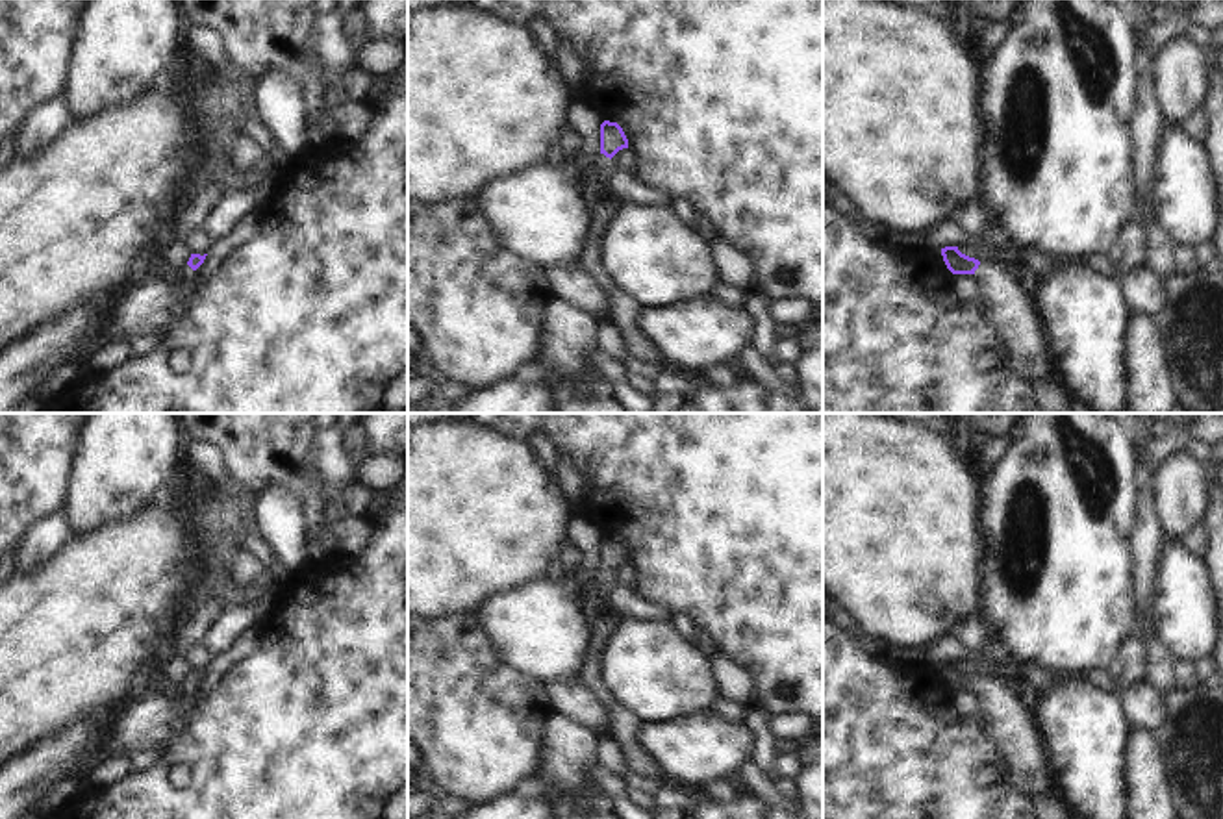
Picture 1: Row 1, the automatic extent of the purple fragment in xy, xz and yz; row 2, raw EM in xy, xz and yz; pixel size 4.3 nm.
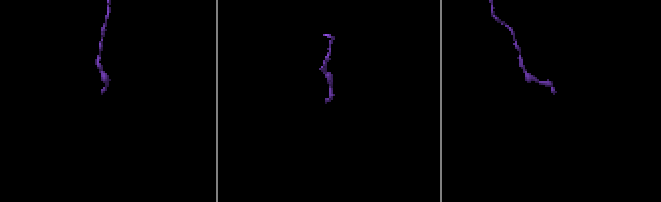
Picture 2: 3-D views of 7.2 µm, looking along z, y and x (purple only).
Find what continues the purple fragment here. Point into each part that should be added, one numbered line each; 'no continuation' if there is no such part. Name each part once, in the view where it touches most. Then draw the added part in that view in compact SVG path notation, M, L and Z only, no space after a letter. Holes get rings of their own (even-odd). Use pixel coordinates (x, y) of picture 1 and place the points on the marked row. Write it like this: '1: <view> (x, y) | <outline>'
1: yz (1012, 310) | M997 259L980 261L975 276L984 313L1008 346L1015 372L1028 385L1036 380L1051 382L1056 372L1056 356L1049 346L1034 293L1028 293Z

